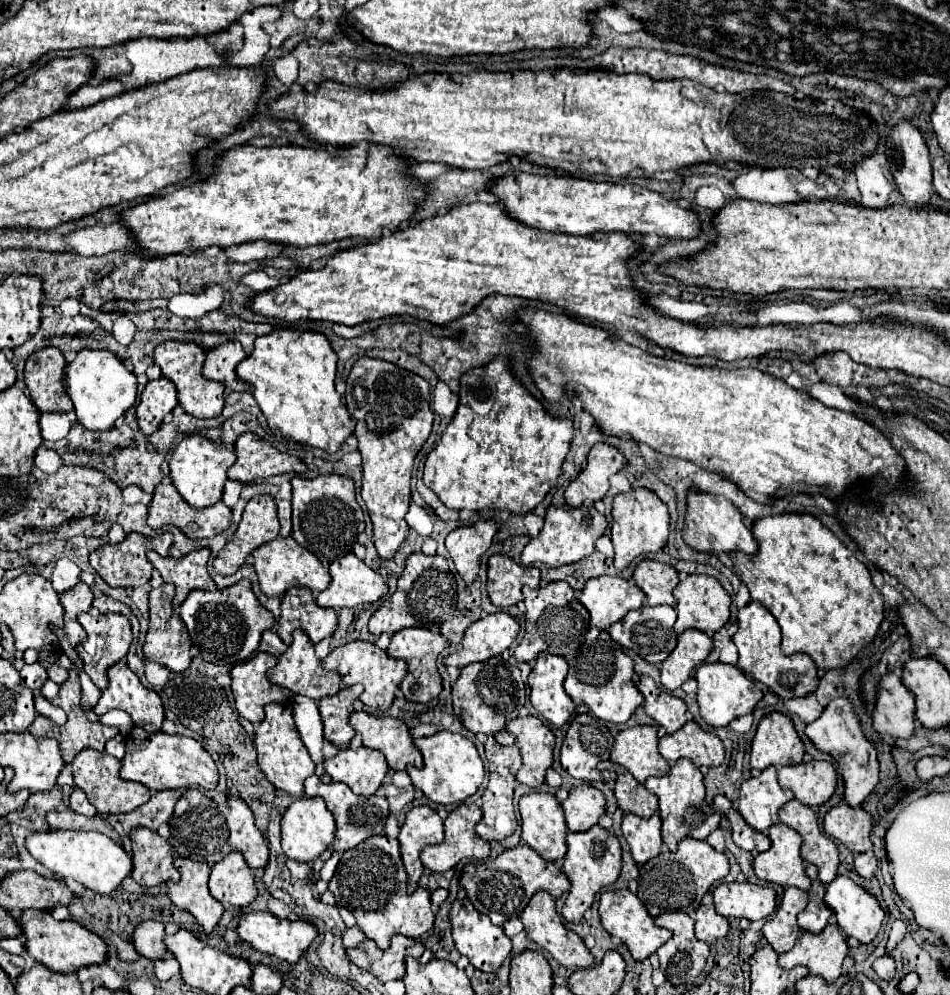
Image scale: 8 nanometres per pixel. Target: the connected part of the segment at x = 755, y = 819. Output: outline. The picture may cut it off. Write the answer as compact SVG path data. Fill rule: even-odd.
M767 767L757 777L741 783L737 811L749 827L765 833L771 825L779 821L779 807L791 799L793 793L783 789L777 781L777 769Z

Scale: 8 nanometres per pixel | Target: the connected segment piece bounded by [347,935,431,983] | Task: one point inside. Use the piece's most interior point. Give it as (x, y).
(385, 965)

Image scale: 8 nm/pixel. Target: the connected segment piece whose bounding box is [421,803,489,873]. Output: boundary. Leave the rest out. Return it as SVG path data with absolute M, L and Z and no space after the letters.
M461 803L459 807L455 807L445 819L445 839L441 843L429 845L421 851L423 865L435 873L445 873L463 859L487 859L489 843L475 833L475 825L481 821L481 817L483 817L483 813L475 803Z

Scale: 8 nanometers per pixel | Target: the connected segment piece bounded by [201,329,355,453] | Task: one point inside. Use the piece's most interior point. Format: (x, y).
(293, 376)

